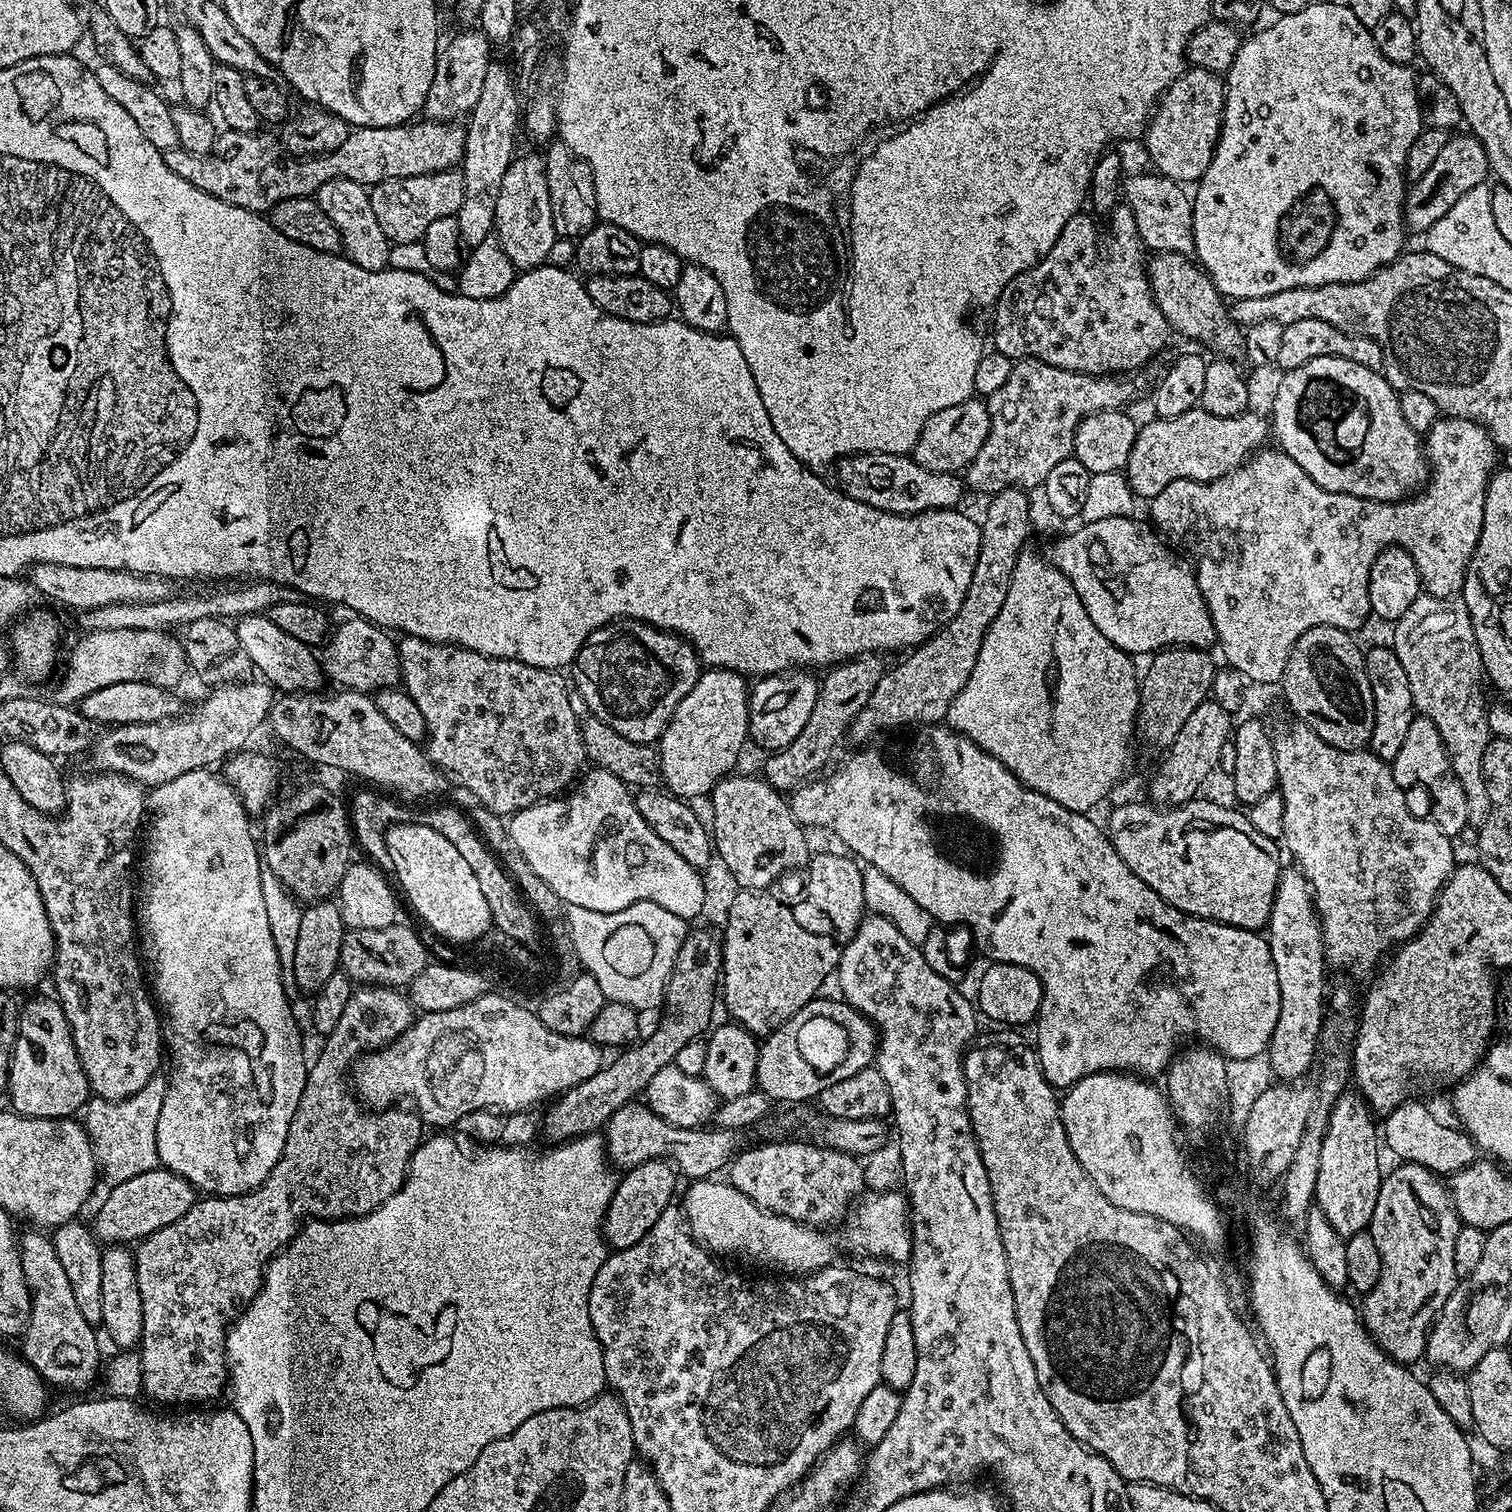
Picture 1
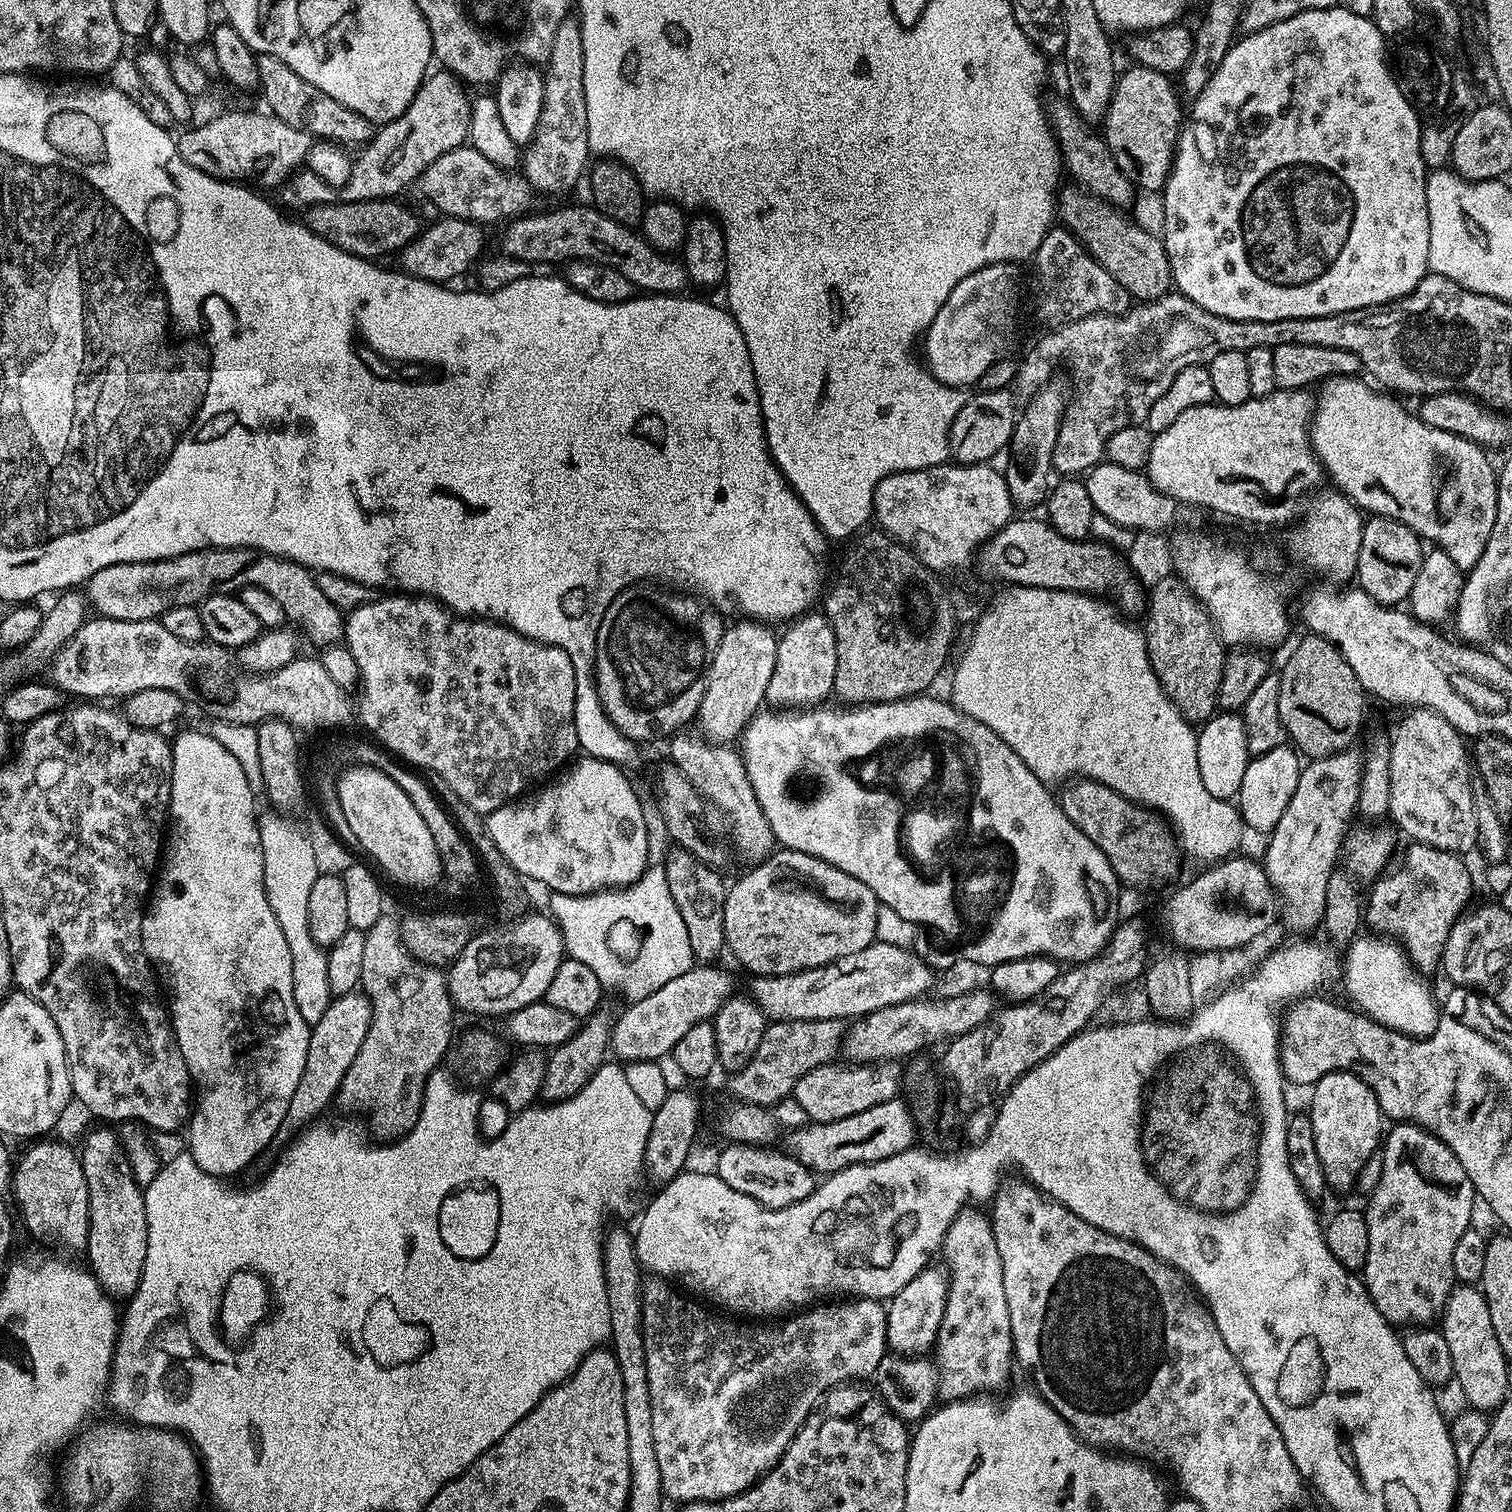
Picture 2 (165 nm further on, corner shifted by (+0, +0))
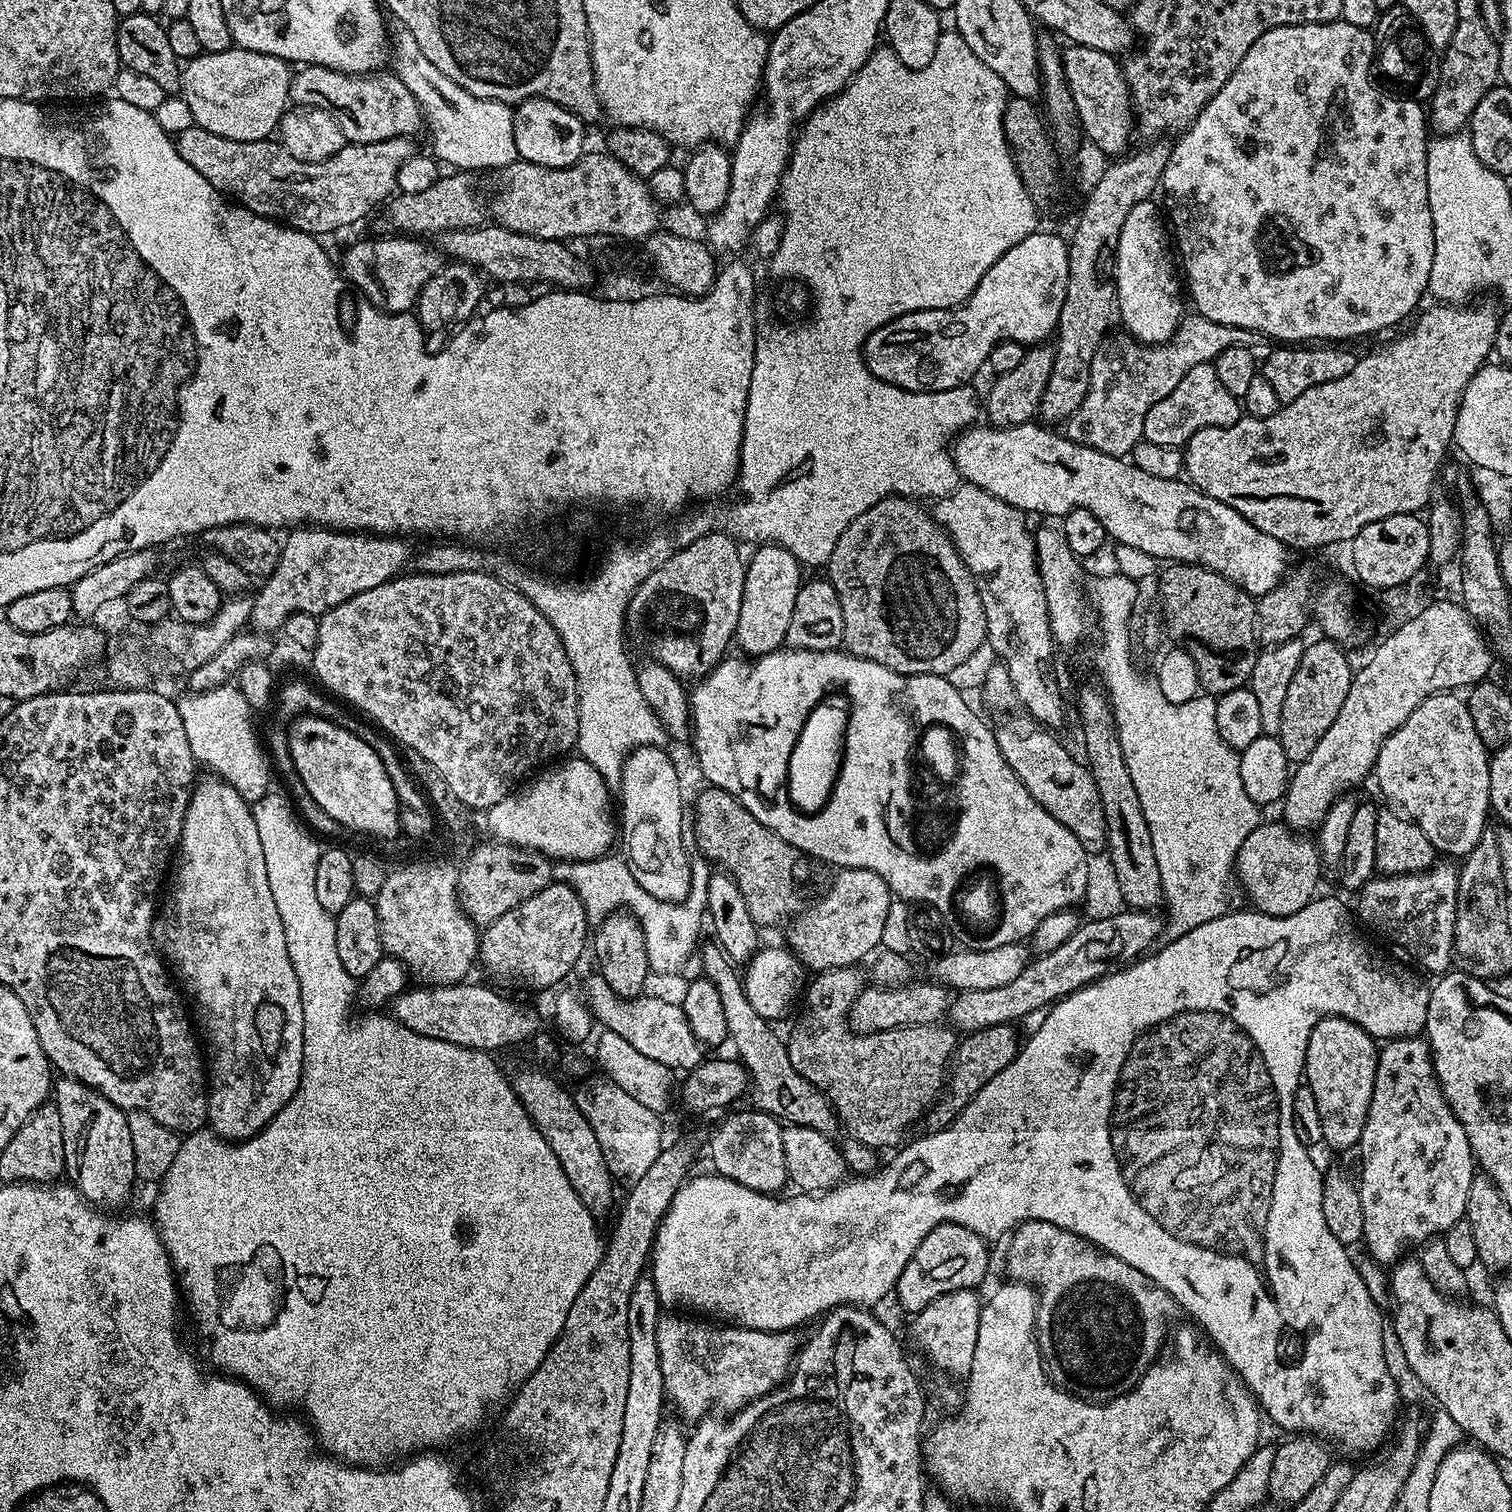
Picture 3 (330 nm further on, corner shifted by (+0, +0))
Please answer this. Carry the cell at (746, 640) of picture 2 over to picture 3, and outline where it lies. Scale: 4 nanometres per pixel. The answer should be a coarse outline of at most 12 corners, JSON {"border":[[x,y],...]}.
{"border":[[771,542],[744,569],[734,644],[784,644],[802,565]]}

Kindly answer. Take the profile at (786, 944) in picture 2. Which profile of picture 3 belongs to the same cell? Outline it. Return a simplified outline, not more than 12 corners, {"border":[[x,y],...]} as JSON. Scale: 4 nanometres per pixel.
{"border":[[841,868],[787,925],[805,969],[880,948],[894,899],[874,870]]}

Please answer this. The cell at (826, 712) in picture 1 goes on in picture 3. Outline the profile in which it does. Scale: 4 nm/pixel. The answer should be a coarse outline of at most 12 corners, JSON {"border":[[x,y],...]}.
{"border":[[923,503],[858,514],[826,565],[843,647],[948,676],[988,634]]}

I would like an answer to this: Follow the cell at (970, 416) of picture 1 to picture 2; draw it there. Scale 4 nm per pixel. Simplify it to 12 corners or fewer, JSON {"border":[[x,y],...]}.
{"border":[[977,391],[948,431],[957,464],[995,461],[1012,442],[1018,403]]}

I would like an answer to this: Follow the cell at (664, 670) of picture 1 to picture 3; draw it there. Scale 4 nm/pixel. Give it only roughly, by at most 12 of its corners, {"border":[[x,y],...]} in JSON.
{"border":[[725,532],[699,536],[630,598],[681,681],[733,643],[746,567]]}

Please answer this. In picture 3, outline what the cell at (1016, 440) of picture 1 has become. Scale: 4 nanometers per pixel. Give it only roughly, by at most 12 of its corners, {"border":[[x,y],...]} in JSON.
{"border":[[1185,315],[1166,344],[1109,335],[1066,435],[1127,457],[1186,370],[1259,332]]}

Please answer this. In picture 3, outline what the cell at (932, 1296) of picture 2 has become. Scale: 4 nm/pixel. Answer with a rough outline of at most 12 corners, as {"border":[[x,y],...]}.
{"border":[[939,1224],[894,1289],[908,1314],[934,1298],[979,1289],[989,1245]]}

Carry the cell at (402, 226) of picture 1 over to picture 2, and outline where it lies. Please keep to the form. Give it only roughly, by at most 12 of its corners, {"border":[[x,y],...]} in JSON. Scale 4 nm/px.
{"border":[[471,146],[442,154],[415,191],[445,217],[523,216],[534,190]]}

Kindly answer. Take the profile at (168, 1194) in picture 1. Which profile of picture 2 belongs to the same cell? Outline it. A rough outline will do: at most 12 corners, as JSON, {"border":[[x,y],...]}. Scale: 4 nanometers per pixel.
{"border":[[355,990],[309,1029],[306,1065],[276,1131],[284,1145],[324,1114],[373,1020]]}

